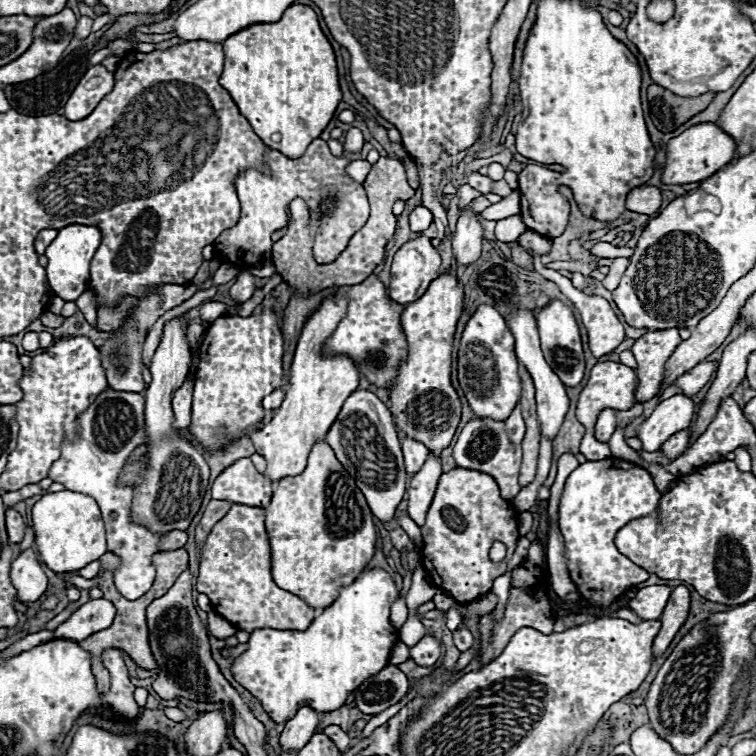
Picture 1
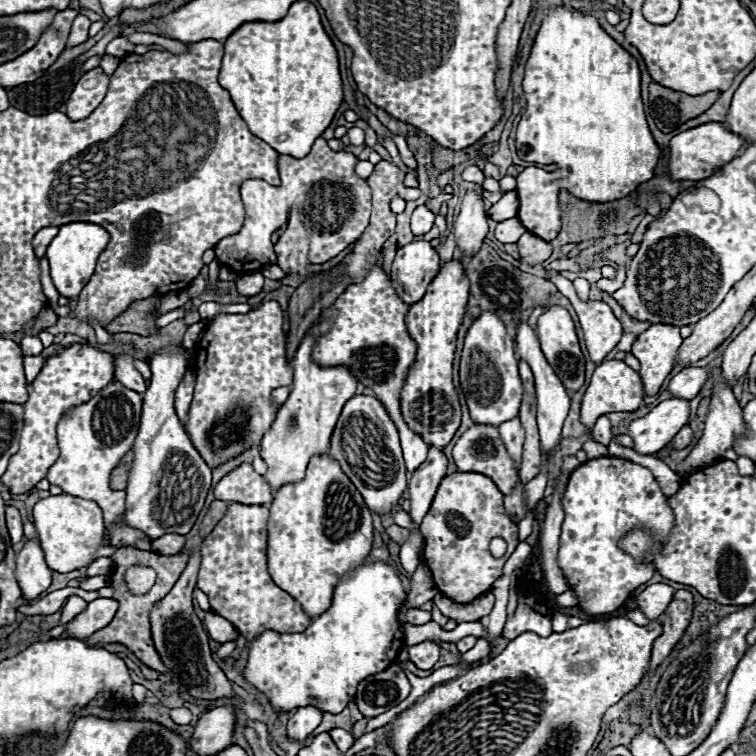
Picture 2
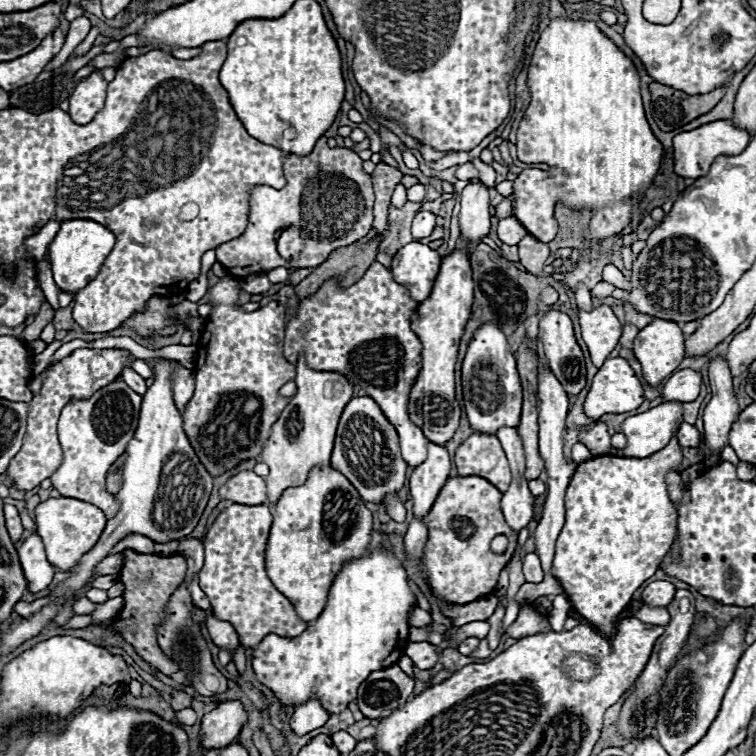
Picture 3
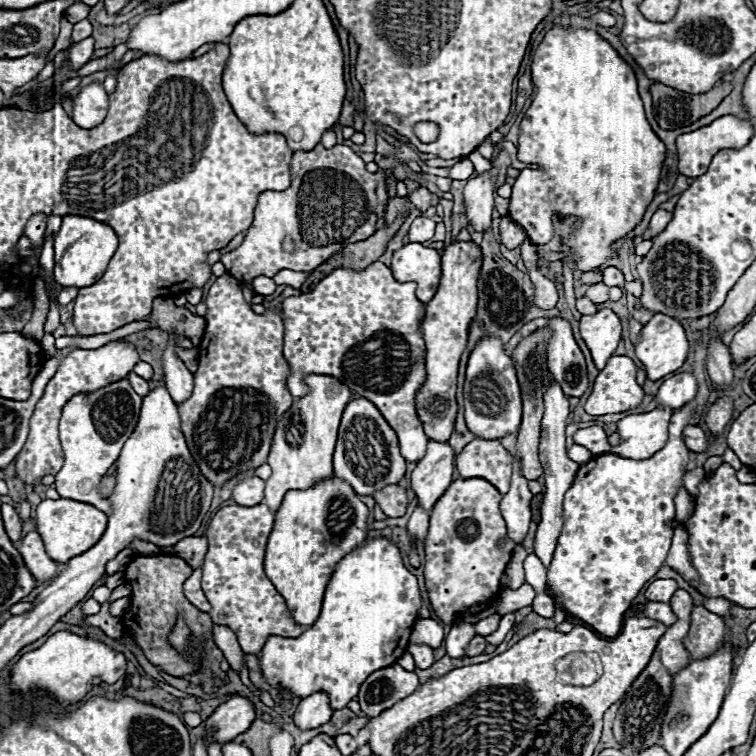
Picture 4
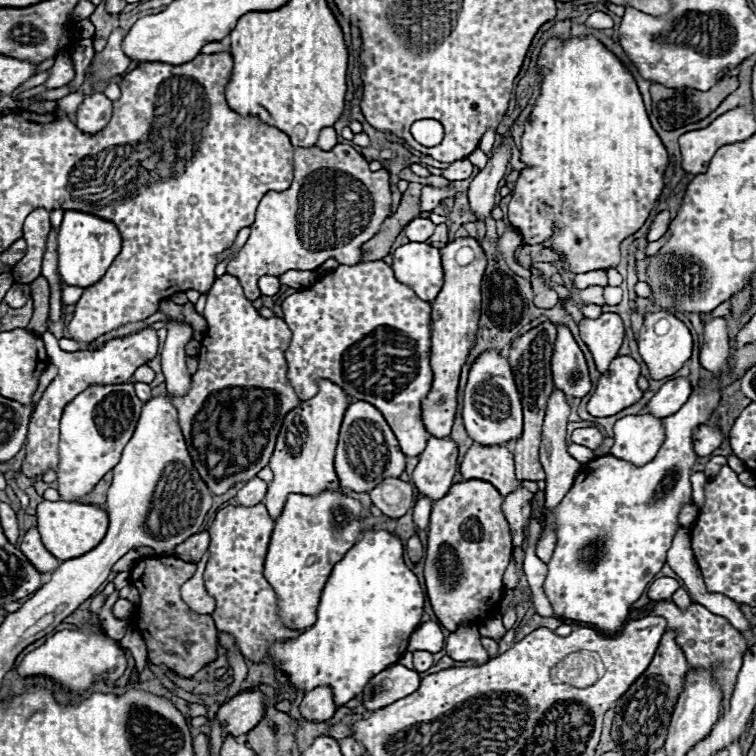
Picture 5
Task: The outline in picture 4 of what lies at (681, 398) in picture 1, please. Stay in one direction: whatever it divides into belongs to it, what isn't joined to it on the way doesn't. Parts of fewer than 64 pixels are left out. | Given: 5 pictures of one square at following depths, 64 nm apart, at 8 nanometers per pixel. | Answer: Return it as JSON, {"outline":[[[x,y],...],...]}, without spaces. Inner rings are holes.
{"outline":[[[656,408],[644,414],[630,414],[618,422],[620,444],[610,452],[622,458],[646,460],[654,452],[662,450],[668,440],[668,424],[676,410]]]}

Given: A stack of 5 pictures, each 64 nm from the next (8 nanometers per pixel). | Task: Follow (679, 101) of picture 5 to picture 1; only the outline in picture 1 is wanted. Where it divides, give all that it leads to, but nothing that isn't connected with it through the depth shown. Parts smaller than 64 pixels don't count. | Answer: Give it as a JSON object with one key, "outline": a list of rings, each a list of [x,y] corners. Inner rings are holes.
{"outline":[[[658,84],[648,86],[650,116],[654,126],[664,134],[676,130],[680,124],[702,112],[712,102],[712,98],[714,98],[712,92],[702,94],[698,98],[682,98]]]}

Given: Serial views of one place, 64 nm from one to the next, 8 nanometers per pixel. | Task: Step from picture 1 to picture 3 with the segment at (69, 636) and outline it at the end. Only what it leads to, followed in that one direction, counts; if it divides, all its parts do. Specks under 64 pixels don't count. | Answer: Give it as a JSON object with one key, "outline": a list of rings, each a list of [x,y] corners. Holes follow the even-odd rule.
{"outline":[[[122,596],[112,598],[112,600],[106,600],[106,602],[102,602],[102,604],[96,604],[94,612],[90,614],[90,616],[92,616],[92,624],[90,624],[90,626],[102,626],[102,624],[106,624],[108,620],[114,620],[114,618],[118,616],[118,612],[122,610],[122,604],[124,604]]]}

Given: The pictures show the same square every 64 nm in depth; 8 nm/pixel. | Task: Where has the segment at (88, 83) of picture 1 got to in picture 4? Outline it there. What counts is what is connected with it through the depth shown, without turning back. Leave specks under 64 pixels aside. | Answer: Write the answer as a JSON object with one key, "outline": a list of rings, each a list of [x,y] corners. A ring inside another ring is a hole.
{"outline":[[[90,82],[88,86],[80,88],[72,102],[72,118],[80,128],[92,128],[100,124],[106,116],[108,108],[108,94],[100,82]]]}

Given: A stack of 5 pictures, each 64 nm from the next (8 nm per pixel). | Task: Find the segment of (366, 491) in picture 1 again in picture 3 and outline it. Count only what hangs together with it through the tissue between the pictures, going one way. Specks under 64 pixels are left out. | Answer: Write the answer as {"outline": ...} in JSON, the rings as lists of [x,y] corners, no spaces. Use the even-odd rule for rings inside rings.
{"outline":[[[358,396],[346,404],[336,430],[330,462],[354,484],[364,502],[382,504],[388,494],[400,492],[406,482],[406,462],[400,456],[398,434],[370,396]]]}

